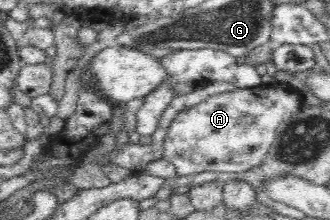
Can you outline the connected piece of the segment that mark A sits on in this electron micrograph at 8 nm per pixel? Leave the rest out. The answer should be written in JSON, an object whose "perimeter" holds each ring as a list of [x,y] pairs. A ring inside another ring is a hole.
{"perimeter":[[[277,81],[272,85],[260,84],[253,89],[239,89],[208,96],[204,101],[190,107],[183,107],[173,118],[163,139],[163,158],[173,163],[176,175],[193,175],[202,171],[239,173],[257,167],[262,161],[279,133],[278,125],[293,117],[309,101],[303,91]]]}

